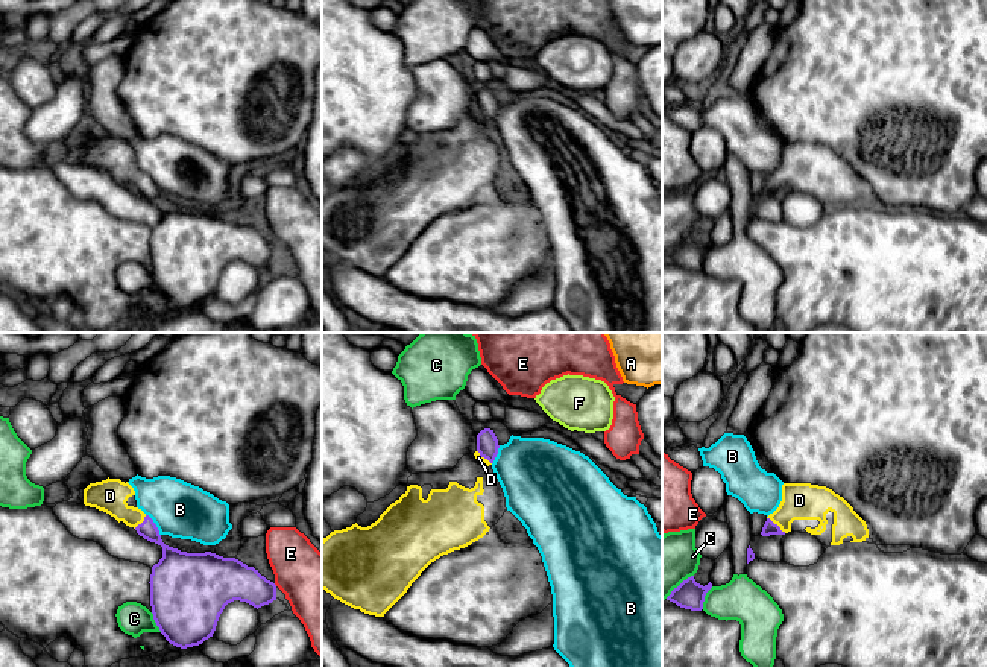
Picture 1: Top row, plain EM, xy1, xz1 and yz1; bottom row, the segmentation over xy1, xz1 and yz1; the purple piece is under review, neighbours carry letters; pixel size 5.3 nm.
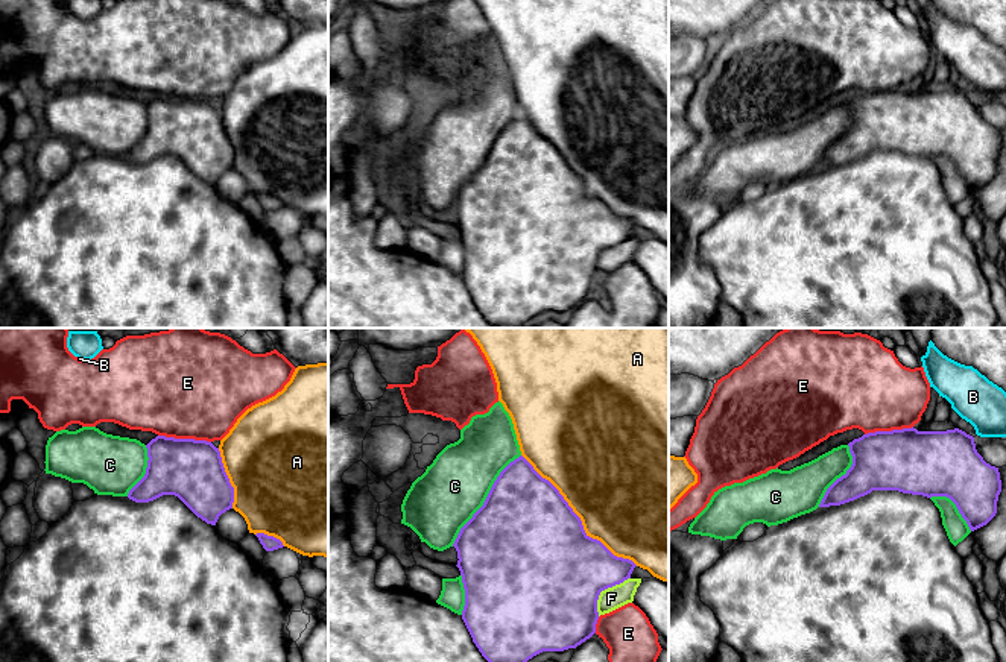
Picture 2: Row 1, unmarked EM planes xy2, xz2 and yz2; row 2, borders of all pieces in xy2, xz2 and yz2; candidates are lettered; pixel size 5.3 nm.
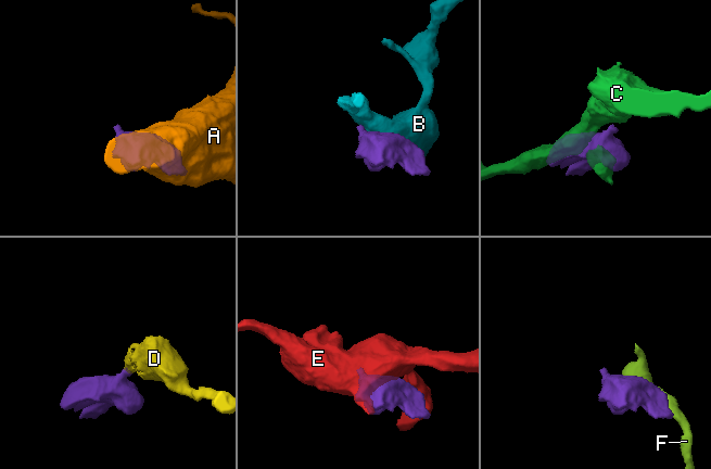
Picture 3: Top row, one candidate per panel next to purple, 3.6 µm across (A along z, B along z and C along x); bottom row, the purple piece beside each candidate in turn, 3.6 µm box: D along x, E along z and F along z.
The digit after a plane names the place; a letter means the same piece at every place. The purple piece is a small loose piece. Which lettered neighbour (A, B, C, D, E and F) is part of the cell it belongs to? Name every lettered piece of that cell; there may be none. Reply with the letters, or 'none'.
D

